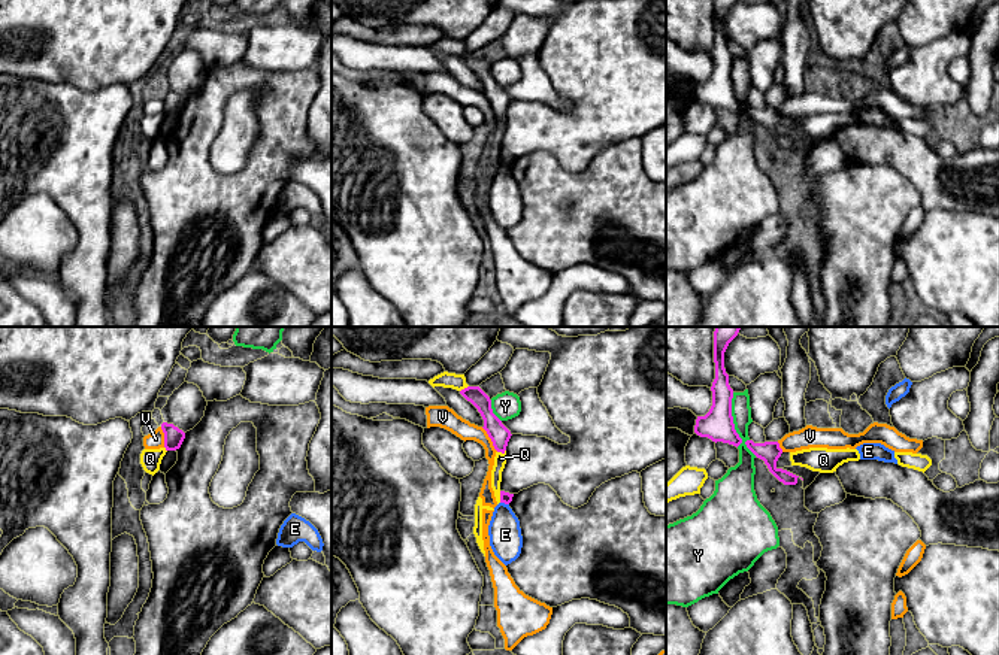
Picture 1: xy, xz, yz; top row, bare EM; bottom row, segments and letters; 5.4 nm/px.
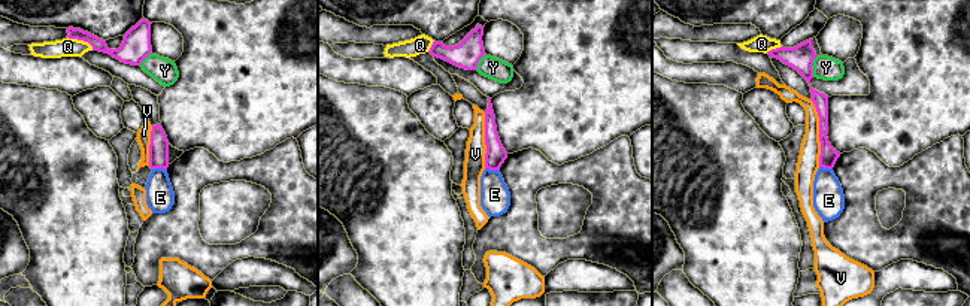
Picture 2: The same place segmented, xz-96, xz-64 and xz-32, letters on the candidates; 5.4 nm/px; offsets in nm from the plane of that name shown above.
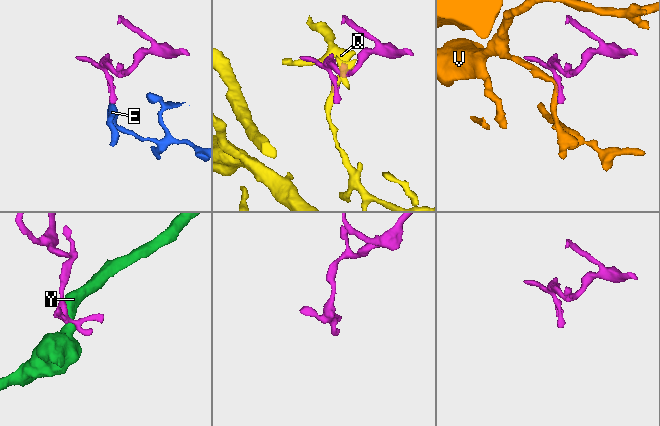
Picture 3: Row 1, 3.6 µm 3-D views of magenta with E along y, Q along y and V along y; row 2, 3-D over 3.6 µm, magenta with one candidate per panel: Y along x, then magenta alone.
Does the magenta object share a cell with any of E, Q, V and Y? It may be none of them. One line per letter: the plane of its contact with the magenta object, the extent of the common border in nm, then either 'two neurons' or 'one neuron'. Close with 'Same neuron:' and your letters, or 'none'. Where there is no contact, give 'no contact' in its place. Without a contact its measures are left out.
E: xz | 50 nm | two neurons
Q: xz | 60 nm | two neurons
V: xz | 160 nm | two neurons
Y: yz | 360 nm | two neurons
Same neuron: none

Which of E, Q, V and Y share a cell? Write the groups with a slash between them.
E / Q / V / Y

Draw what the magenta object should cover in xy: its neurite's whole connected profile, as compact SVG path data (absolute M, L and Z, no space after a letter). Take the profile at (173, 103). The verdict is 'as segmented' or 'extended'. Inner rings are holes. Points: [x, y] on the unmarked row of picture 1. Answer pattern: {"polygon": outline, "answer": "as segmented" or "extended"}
{"polygon": "M163 88L161 95L164 98L164 113L166 116L176 116L181 113L185 98L175 93L173 90Z", "answer": "as segmented"}

